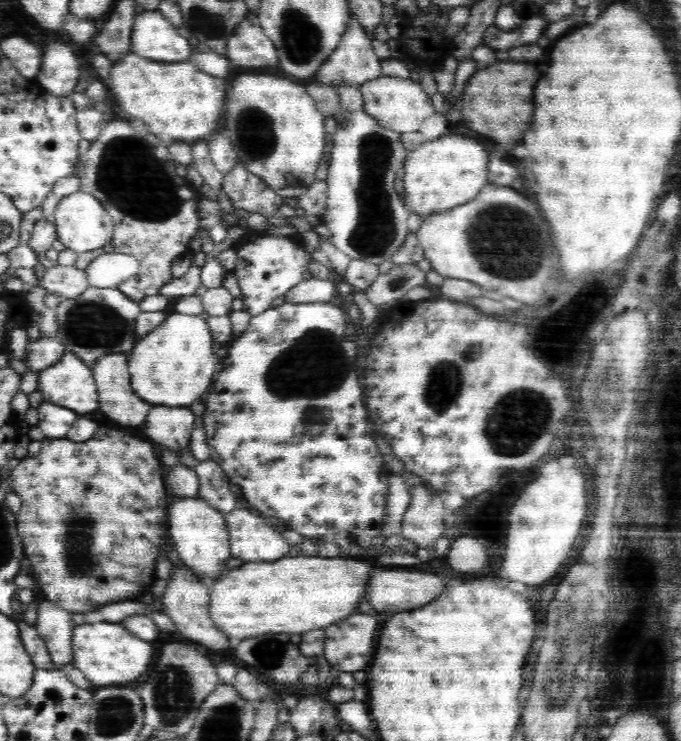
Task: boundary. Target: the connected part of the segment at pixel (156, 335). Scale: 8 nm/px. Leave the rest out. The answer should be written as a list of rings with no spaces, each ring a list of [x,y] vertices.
[[[174,312],[142,340],[128,355],[131,387],[152,406],[188,406],[203,400],[213,385],[217,357],[212,349],[213,336],[209,324],[198,315]]]

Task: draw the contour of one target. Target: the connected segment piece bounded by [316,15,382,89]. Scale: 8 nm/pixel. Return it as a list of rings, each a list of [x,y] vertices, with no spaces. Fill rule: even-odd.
[[[352,15],[348,28],[341,36],[341,41],[334,49],[334,52],[324,61],[324,66],[318,70],[316,80],[318,83],[330,85],[336,89],[339,84],[350,84],[354,88],[359,88],[361,84],[366,81],[374,80],[381,77],[381,58],[375,53],[372,46],[373,37],[366,33],[366,29],[362,24]]]

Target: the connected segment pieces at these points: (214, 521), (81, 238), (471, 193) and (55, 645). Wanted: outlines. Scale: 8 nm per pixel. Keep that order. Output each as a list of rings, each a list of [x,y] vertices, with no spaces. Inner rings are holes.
[[[199,497],[176,500],[170,504],[167,512],[168,538],[178,551],[181,563],[202,580],[207,577],[217,579],[226,574],[229,568],[226,562],[231,558],[231,548],[223,513]]]
[[[76,192],[64,197],[54,211],[57,240],[77,253],[96,251],[112,240],[115,222],[94,195]]]
[[[472,133],[450,134],[426,141],[409,151],[403,169],[405,200],[409,211],[422,215],[444,212],[473,199],[488,182],[489,153]]]
[[[41,598],[34,625],[39,637],[46,643],[52,668],[73,665],[72,630],[75,624],[71,613],[52,601]]]

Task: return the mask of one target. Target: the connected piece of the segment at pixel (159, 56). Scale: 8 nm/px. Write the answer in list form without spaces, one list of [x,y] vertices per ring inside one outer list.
[[[144,12],[135,19],[131,52],[166,63],[186,60],[193,41],[180,36],[177,29],[160,12]]]

